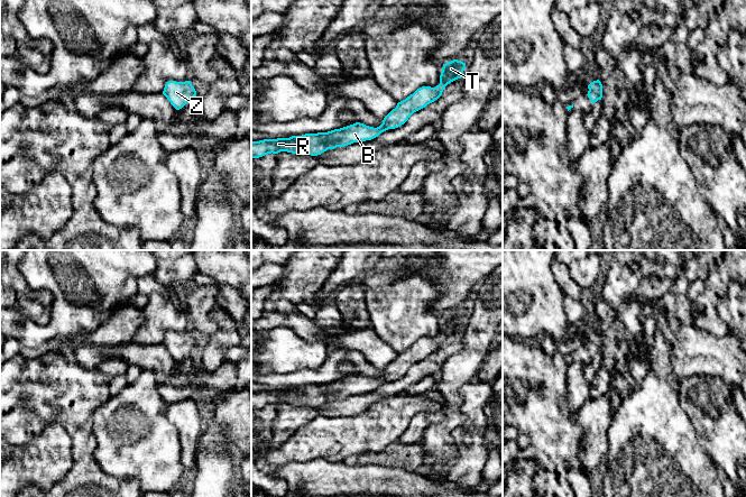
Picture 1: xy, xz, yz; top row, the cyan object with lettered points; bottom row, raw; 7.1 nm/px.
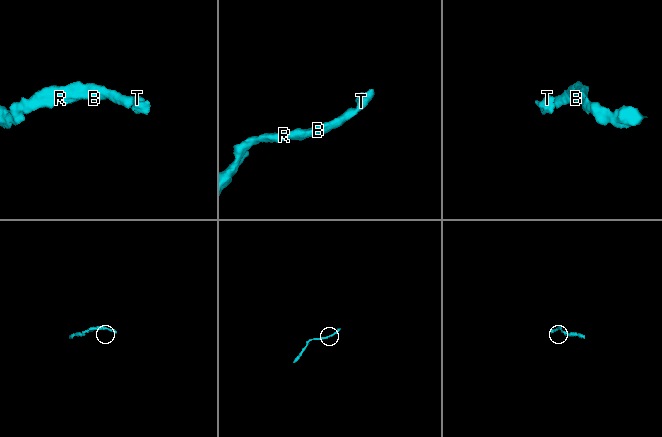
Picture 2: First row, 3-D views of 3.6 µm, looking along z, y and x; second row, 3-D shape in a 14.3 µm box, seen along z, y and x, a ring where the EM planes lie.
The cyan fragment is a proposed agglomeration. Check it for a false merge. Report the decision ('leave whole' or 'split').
leave whole

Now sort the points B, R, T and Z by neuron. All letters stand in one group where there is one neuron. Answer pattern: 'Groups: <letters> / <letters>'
Groups: B R T Z

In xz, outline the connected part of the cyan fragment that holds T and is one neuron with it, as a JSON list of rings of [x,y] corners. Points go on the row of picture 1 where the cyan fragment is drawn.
[[[458,59],[443,64],[439,85],[417,89],[405,100],[398,102],[396,108],[384,118],[383,123],[377,128],[356,122],[328,132],[251,141],[251,158],[280,151],[317,156],[328,149],[371,140],[388,129],[400,127],[414,112],[438,100],[448,84],[462,77],[464,68],[466,63]]]

